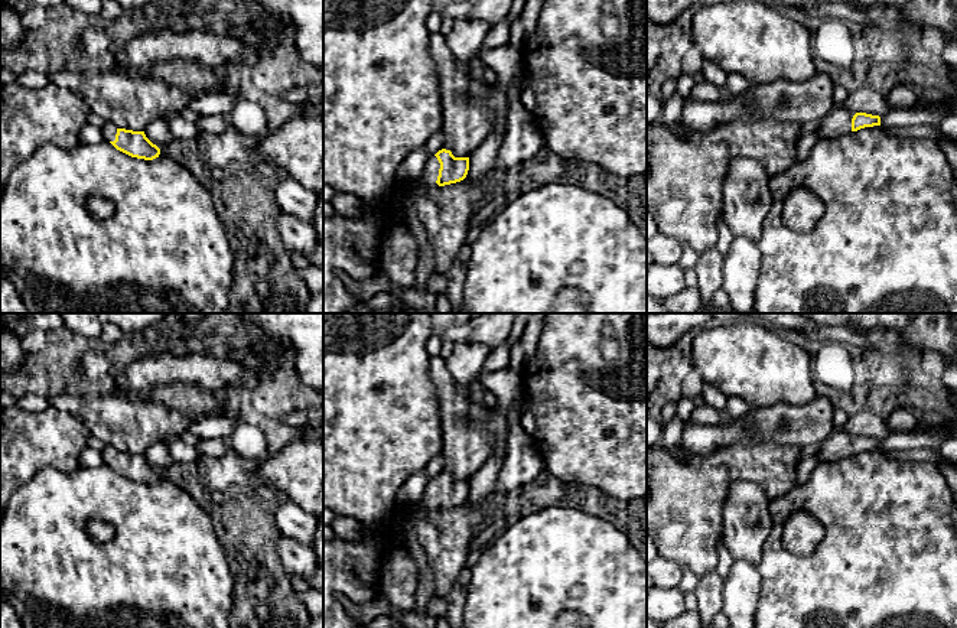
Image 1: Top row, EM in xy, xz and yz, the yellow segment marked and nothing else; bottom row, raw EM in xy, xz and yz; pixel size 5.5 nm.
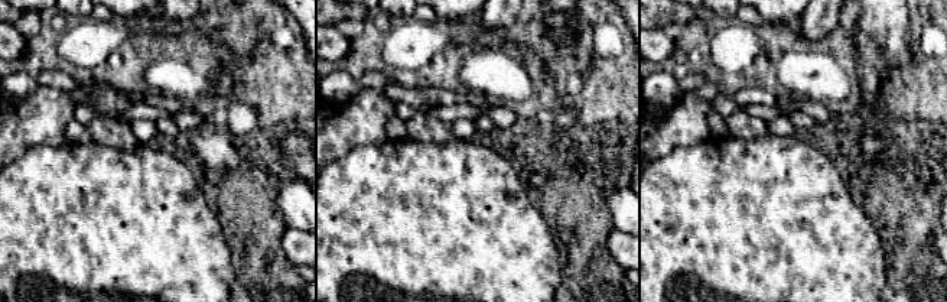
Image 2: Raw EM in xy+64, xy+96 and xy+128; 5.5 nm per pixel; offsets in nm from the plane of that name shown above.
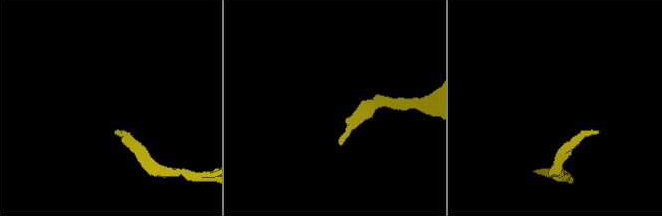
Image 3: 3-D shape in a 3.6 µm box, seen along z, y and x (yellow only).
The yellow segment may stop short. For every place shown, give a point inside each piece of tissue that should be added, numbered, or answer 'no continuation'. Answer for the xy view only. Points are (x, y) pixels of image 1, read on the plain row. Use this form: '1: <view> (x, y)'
1: xy (108, 452)

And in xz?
1: xz (429, 500)

